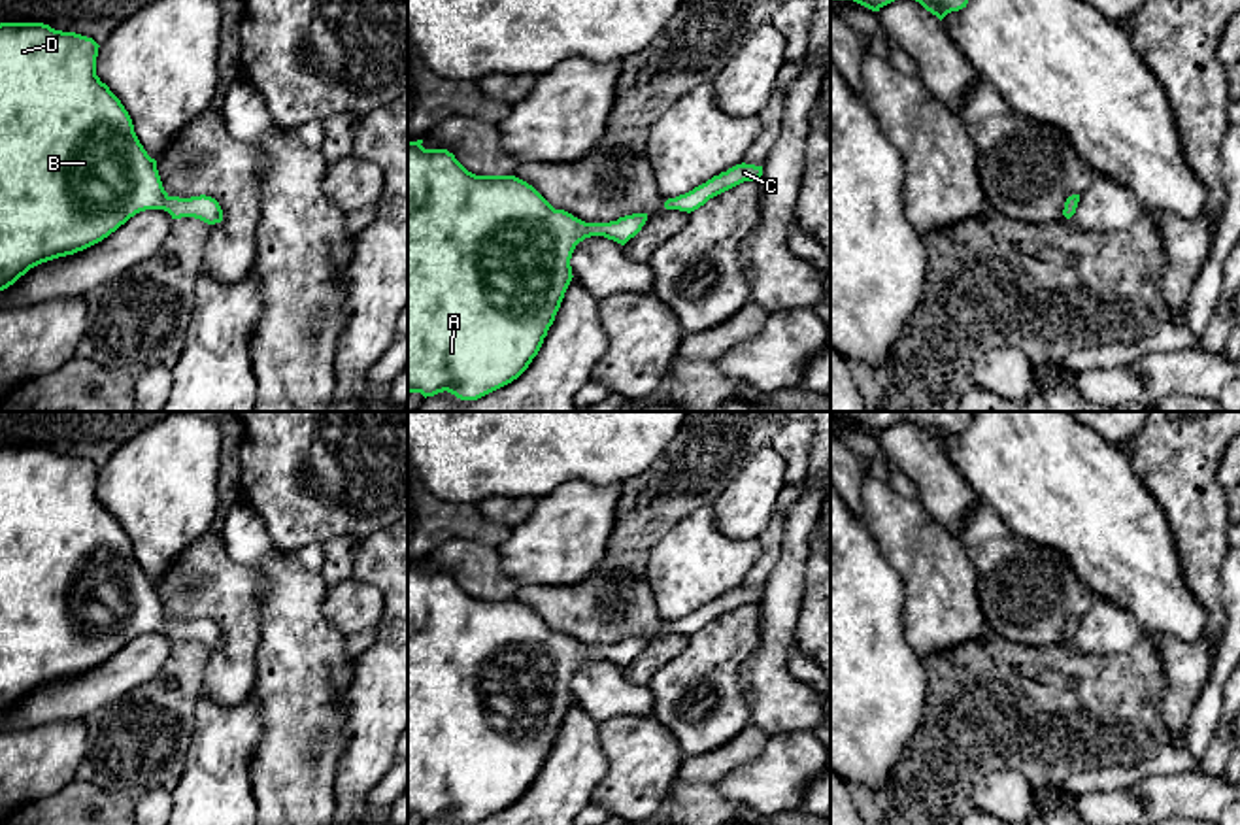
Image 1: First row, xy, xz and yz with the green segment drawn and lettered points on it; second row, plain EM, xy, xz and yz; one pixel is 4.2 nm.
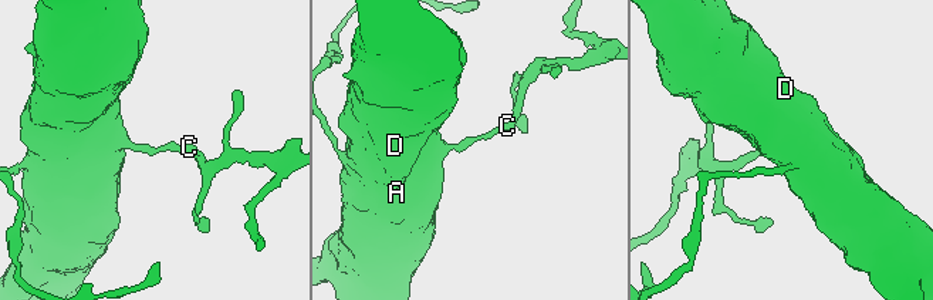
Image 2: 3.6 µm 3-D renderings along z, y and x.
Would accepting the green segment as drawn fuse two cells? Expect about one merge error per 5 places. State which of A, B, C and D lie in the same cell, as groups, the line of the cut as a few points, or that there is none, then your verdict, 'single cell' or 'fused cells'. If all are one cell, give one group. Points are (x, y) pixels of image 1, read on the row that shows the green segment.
A B C D | no cut | single cell

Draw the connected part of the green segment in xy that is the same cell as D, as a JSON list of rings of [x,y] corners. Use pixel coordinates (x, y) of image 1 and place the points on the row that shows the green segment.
[[[0,23],[0,291],[30,268],[83,251],[145,210],[164,210],[172,219],[223,221],[211,196],[170,196],[157,160],[140,143],[121,100],[96,76],[98,43],[92,38],[55,30],[43,23]]]

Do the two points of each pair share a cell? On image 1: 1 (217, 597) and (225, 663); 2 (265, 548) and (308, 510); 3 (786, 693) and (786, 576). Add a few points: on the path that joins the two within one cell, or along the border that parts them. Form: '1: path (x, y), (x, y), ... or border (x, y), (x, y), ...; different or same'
1: path (233, 614), (233, 646); same
2: border (250, 505), (278, 548); different
3: path (776, 665), (780, 605); same

